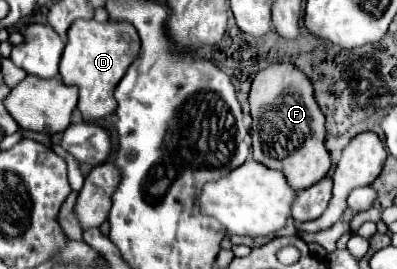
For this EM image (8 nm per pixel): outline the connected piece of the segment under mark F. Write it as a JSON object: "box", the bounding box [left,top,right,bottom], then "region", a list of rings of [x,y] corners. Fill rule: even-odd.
{"box":[250,64,330,192],"region":[[[272,64],[266,70],[258,72],[252,82],[250,92],[250,114],[252,114],[252,154],[258,162],[264,166],[270,166],[272,170],[280,170],[288,184],[298,192],[302,188],[308,188],[316,182],[320,182],[328,170],[330,170],[330,154],[324,146],[326,130],[324,130],[324,116],[318,110],[318,104],[312,96],[310,80],[292,64]]]}

